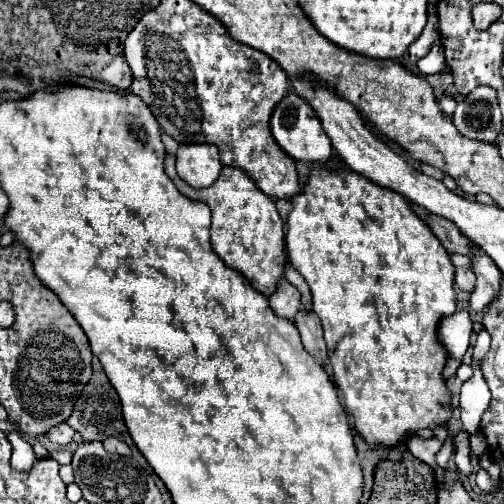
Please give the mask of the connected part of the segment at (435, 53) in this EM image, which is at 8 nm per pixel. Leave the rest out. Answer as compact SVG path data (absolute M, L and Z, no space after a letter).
M436 40L434 44L432 44L432 48L430 48L430 52L422 58L422 60L418 60L418 70L420 70L420 74L436 74L436 72L440 72L440 70L444 70L446 68L446 62L444 62L444 48L442 48L442 44L440 44L440 40Z

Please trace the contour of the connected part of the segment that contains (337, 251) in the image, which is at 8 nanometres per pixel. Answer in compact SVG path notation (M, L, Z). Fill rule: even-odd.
M314 168L310 170L310 176L302 188L300 194L290 198L292 210L286 220L286 254L288 262L304 276L306 284L312 292L312 310L322 322L324 338L328 344L328 358L334 368L334 382L342 394L344 406L348 408L348 414L354 420L354 428L368 440L372 448L376 444L394 446L398 440L404 438L408 430L422 430L432 428L438 424L448 424L452 410L450 408L450 392L442 380L442 368L446 364L446 354L442 348L438 348L438 340L434 340L434 328L438 326L438 320L442 316L448 316L456 308L456 292L454 292L454 264L442 246L442 242L436 238L436 234L424 224L424 220L410 208L408 200L400 196L394 190L388 190L384 186L374 184L366 176L354 172L354 170L330 170L330 168Z

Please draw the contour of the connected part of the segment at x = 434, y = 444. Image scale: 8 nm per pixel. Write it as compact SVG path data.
M416 436L416 438L410 438L410 440L408 440L408 450L410 450L416 458L424 460L426 464L430 464L430 466L434 468L438 482L442 482L442 470L436 468L436 464L434 464L434 454L440 450L440 446L442 446L442 442L440 442L436 436L432 436L432 438L418 438L418 436Z

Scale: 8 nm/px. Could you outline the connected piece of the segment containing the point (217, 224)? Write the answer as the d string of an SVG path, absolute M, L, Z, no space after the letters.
M166 156L166 174L176 184L176 188L192 198L202 200L212 210L212 228L210 242L214 252L222 258L222 262L240 274L244 274L250 284L264 294L266 298L274 294L278 282L284 278L286 254L284 254L284 222L276 210L276 204L270 196L266 196L240 168L224 166L218 180L208 188L192 188L188 186L174 168L174 156Z

